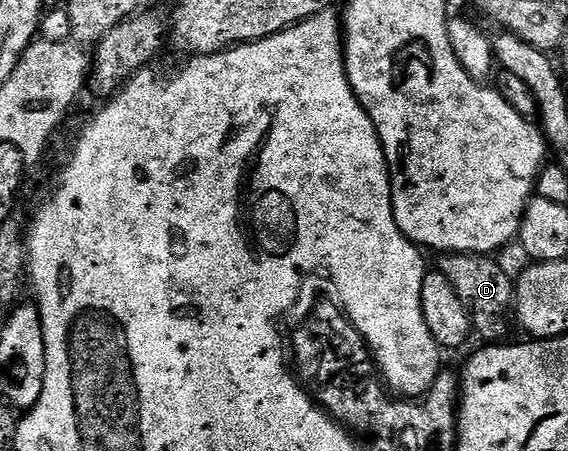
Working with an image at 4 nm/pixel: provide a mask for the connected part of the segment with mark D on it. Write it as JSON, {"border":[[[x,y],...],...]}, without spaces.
{"border":[[[445,253],[438,258],[438,272],[449,279],[453,291],[465,303],[471,315],[473,329],[479,333],[487,343],[499,343],[504,340],[507,333],[506,317],[512,312],[515,303],[515,281],[501,271],[498,260],[494,256],[482,253]]]}

